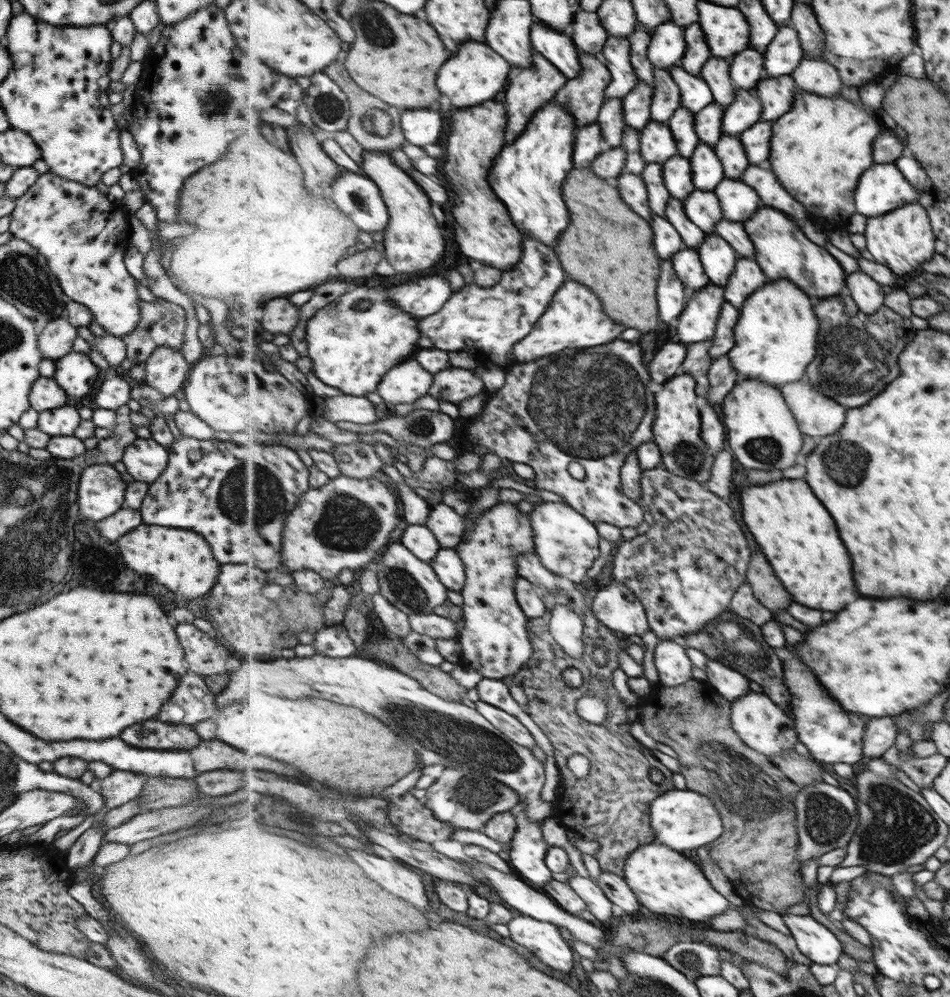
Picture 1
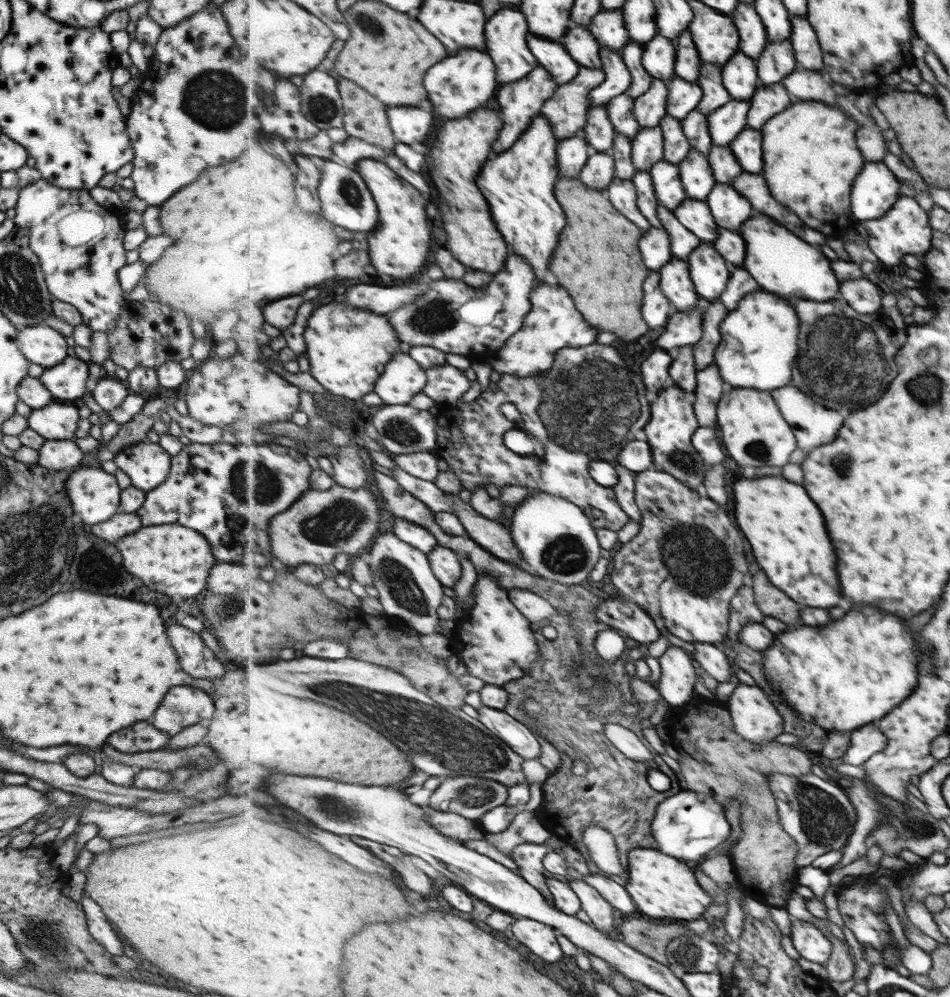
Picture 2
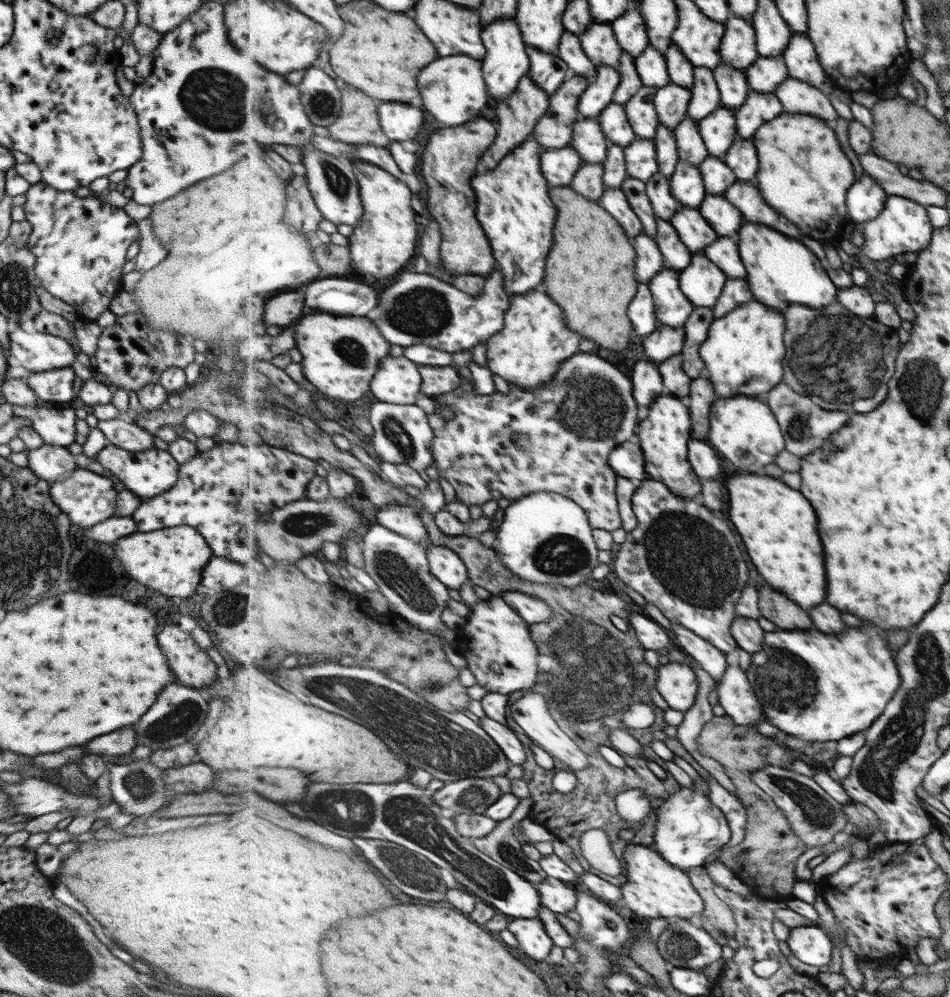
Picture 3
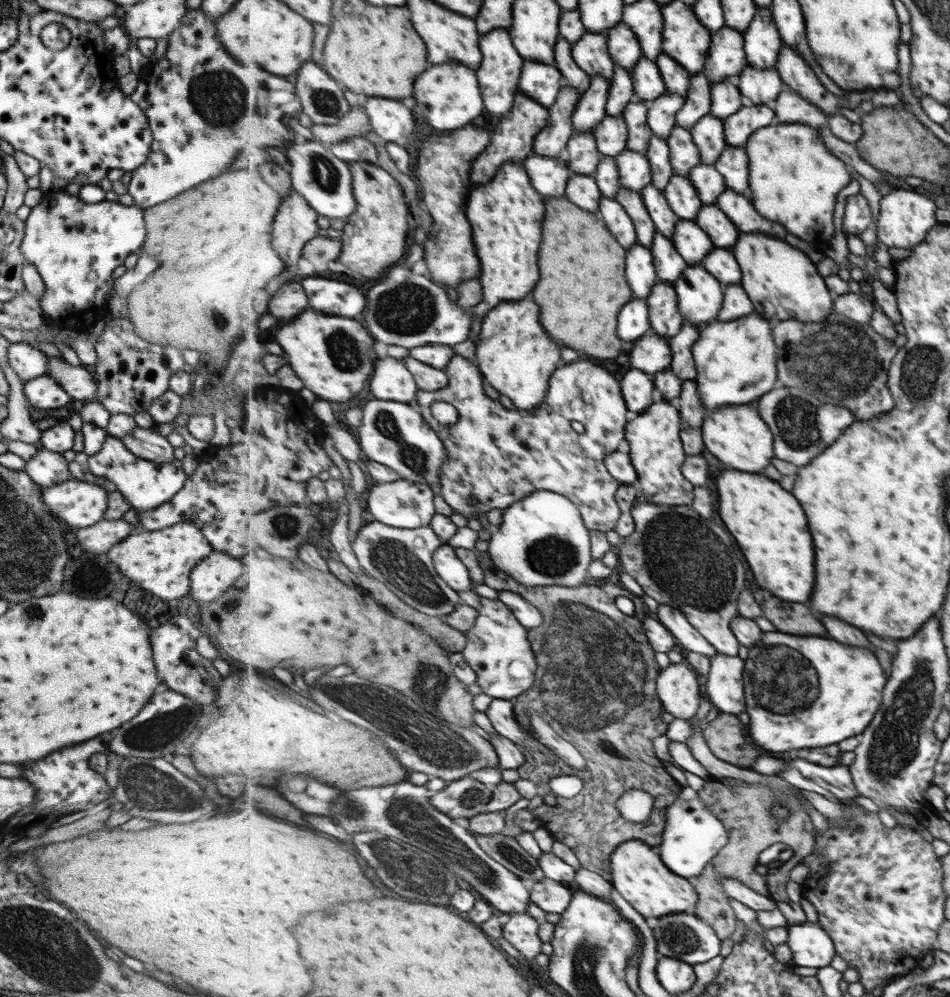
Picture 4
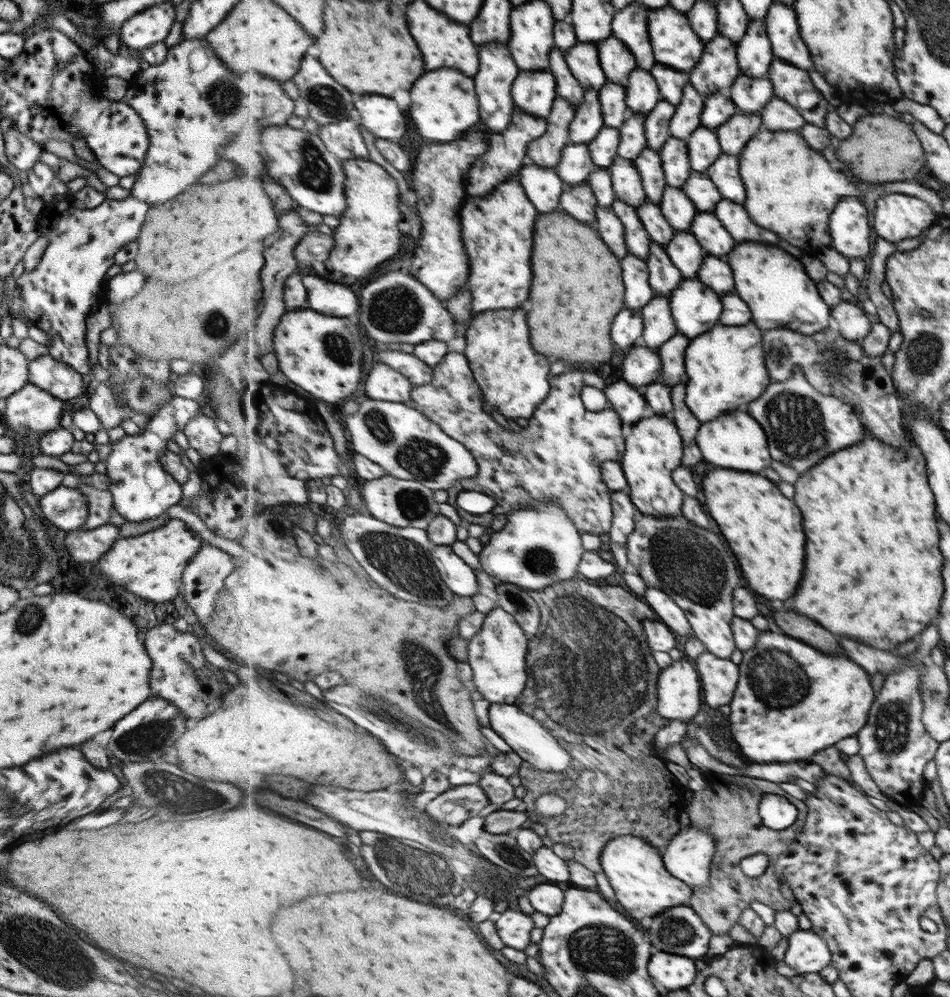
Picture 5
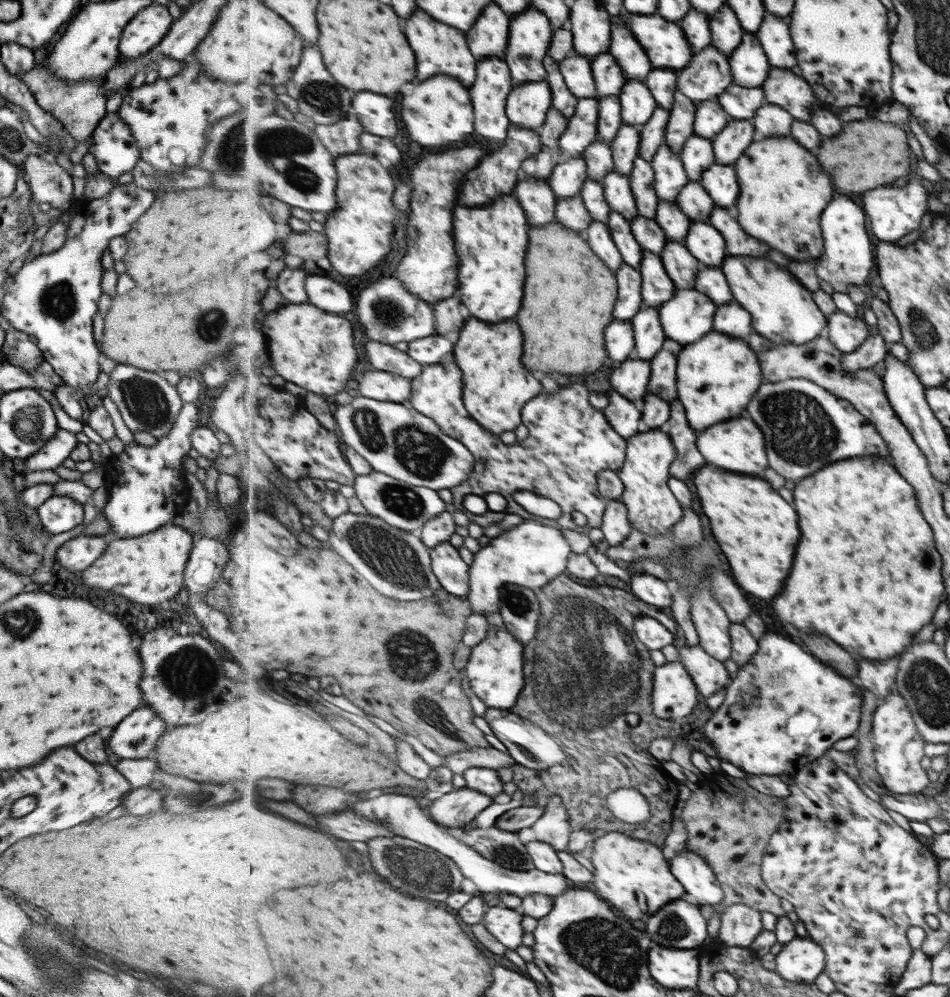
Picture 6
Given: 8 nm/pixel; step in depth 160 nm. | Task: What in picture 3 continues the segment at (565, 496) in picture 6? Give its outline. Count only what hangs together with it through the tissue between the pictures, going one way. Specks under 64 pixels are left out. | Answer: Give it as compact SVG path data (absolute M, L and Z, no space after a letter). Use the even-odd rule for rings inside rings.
M578 352L571 360L561 364L561 372L557 372L557 376L553 376L553 380L541 388L526 391L511 383L507 394L495 392L490 395L479 395L474 391L474 383L471 381L462 383L457 392L448 392L443 396L437 394L432 398L438 404L435 412L428 415L436 433L436 440L432 446L435 468L441 473L439 476L453 487L454 499L470 508L473 505L485 504L487 500L497 500L498 497L505 497L512 502L534 492L557 492L580 504L588 514L594 529L613 532L623 526L617 506L616 490L619 477L609 464L609 459L621 443L640 442L640 436L636 432L640 425L640 404L634 395L631 378L627 378L617 366L613 366L597 354ZM441 406L452 408L454 417L450 421L444 420L442 412L439 411ZM517 433L523 435L529 445L518 446L514 440Z

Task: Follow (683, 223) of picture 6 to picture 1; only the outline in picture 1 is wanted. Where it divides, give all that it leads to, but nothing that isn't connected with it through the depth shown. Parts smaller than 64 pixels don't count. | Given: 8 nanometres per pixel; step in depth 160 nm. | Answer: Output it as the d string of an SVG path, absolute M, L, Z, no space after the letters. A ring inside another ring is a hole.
M699 143L690 159L693 184L697 190L713 192L727 177L722 158L717 154L715 148L707 143Z

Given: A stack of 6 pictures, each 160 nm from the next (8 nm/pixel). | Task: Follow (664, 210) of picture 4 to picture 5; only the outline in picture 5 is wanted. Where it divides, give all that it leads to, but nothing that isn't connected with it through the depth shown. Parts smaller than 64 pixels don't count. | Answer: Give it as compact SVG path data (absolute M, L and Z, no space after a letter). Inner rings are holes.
M647 199L645 204L637 209L637 214L639 214L643 226L645 226L653 241L664 247L669 245L677 230L663 216L660 204L657 206L657 204L653 204L651 200Z

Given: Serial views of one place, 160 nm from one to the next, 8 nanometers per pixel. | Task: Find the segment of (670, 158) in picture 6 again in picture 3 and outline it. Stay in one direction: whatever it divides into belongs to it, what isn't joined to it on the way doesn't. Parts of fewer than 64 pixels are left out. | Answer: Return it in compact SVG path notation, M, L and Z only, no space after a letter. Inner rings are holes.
M688 116L677 128L674 128L679 145L680 160L700 165L709 155L709 149L703 140L699 123Z

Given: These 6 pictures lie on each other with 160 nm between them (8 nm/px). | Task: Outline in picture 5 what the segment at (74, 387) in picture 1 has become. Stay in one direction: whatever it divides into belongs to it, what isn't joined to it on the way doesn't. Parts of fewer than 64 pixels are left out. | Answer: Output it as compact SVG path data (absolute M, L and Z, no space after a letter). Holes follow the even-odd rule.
M29 382L5 399L1 421L8 428L10 437L19 444L29 432L44 435L55 429L65 405L62 400Z

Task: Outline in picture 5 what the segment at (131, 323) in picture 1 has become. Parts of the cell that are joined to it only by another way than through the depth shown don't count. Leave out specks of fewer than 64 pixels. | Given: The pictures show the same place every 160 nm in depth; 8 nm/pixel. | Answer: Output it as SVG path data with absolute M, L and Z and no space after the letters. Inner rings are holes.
M131 196L123 200L105 199L96 208L84 210L71 207L67 210L59 210L59 204L61 202L46 204L37 217L36 231L38 236L44 236L47 240L47 248L37 266L29 272L23 272L17 278L16 286L24 302L23 316L27 326L34 326L44 331L54 340L47 346L48 355L75 369L79 374L88 374L90 369L84 339L86 327L83 326L85 314L91 312L91 308L99 302L99 298L104 298L106 272L113 265L113 255L121 247L136 241L149 205Z

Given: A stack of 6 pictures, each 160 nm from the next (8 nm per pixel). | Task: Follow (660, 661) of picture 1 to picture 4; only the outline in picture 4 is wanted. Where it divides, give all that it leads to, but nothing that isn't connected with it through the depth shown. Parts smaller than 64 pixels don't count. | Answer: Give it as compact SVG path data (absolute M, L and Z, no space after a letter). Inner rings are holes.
M684 661L663 669L656 688L665 710L687 721L697 714L704 697L702 678Z

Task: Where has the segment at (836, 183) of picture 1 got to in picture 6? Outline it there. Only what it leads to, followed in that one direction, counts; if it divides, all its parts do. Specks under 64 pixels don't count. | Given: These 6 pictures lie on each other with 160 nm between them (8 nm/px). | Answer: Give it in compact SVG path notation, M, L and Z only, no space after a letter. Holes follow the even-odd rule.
M793 136L764 138L753 141L752 146L734 165L741 182L741 195L735 210L739 212L741 224L745 224L745 232L765 240L769 246L785 252L785 256L795 262L817 261L824 255L825 239L821 230L821 214L829 206L835 194L833 178L821 168L817 156L813 156L807 148Z

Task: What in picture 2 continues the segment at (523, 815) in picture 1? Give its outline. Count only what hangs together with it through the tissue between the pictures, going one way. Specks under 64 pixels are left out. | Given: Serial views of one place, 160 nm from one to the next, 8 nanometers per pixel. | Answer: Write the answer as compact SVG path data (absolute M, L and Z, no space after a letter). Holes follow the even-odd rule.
M526 842L516 846L512 852L513 860L520 868L519 873L529 884L538 888L543 896L554 904L554 896L548 886L548 877L544 865L544 858L551 852L551 848L546 844L535 844Z

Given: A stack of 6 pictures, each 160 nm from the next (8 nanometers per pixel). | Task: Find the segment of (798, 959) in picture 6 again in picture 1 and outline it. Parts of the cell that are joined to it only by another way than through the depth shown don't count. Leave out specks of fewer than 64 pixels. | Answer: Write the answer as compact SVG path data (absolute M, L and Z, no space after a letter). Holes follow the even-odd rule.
M785 913L784 921L797 942L802 956L817 964L836 966L843 956L843 946L839 938L813 916Z

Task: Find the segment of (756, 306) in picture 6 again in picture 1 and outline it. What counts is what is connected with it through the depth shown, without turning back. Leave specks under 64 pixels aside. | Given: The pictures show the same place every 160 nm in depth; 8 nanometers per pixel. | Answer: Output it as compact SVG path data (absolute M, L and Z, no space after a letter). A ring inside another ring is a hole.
M763 206L749 221L744 223L746 231L755 244L755 260L761 265L770 281L781 278L798 284L809 296L822 300L825 296L837 296L846 290L847 275L835 256L825 248L811 242L805 232L787 214L775 208Z

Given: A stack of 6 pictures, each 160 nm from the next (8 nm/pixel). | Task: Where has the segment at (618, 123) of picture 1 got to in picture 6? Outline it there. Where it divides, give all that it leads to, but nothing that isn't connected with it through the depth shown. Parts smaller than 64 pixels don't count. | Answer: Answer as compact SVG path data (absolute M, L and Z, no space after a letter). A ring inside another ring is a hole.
M583 156L579 158L565 157L556 166L556 170L553 171L548 182L549 186L553 188L555 196L561 200L580 196L588 178L588 164Z

